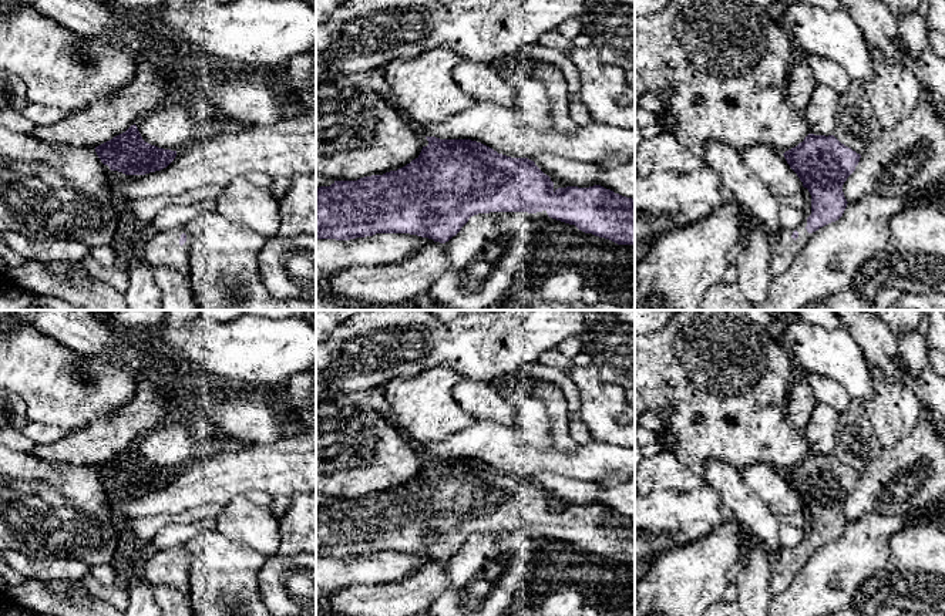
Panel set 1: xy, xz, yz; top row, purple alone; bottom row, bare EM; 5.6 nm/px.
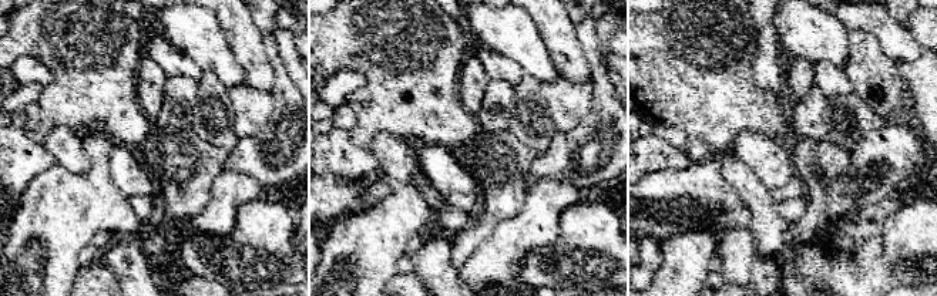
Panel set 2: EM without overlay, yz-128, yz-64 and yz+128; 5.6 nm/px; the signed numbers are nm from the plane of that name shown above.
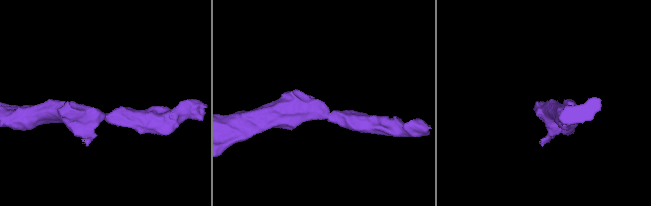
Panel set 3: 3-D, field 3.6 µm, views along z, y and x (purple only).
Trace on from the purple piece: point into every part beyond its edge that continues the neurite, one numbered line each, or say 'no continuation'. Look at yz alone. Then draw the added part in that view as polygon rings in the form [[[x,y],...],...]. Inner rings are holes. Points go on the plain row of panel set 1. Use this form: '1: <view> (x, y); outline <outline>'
1: yz (786, 568); outline [[[804,538],[797,546],[786,548],[773,558],[773,573],[770,578],[770,592],[776,598],[784,592],[791,582],[796,579],[798,572],[807,563],[810,556],[814,553],[808,552],[807,538]]]

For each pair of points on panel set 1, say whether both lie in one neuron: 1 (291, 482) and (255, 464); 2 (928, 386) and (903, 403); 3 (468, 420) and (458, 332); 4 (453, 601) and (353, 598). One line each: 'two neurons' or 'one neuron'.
1: one neuron
2: two neurons
3: two neurons
4: two neurons

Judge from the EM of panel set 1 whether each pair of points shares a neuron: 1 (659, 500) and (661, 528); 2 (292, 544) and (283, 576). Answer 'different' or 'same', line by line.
1: same
2: different

